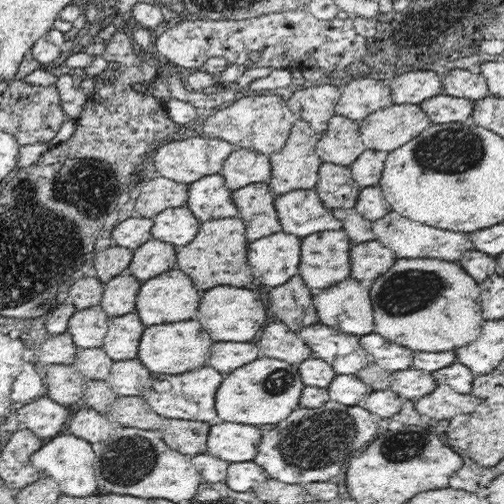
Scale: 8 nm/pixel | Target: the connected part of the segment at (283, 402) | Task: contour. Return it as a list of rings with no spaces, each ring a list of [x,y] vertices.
[[[259,356],[256,360],[234,369],[222,379],[215,394],[217,421],[255,427],[278,424],[298,408],[305,384],[297,366],[274,357]]]

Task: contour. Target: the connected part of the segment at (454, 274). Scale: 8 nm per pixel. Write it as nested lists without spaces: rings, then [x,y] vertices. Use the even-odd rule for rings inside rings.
[[[401,258],[382,274],[372,290],[374,333],[386,340],[413,351],[446,352],[455,351],[460,346],[474,342],[481,333],[483,318],[481,314],[481,290],[479,282],[469,276],[458,262],[443,261],[438,258]]]

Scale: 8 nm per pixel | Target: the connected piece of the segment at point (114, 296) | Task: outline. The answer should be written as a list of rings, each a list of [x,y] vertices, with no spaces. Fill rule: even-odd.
[[[125,272],[105,283],[101,307],[111,317],[135,312],[141,281]]]

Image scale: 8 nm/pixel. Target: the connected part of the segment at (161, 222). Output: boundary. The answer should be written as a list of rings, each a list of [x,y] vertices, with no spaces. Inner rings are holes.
[[[188,206],[167,208],[153,219],[152,236],[154,239],[174,245],[186,246],[198,234],[201,221],[194,216]]]

